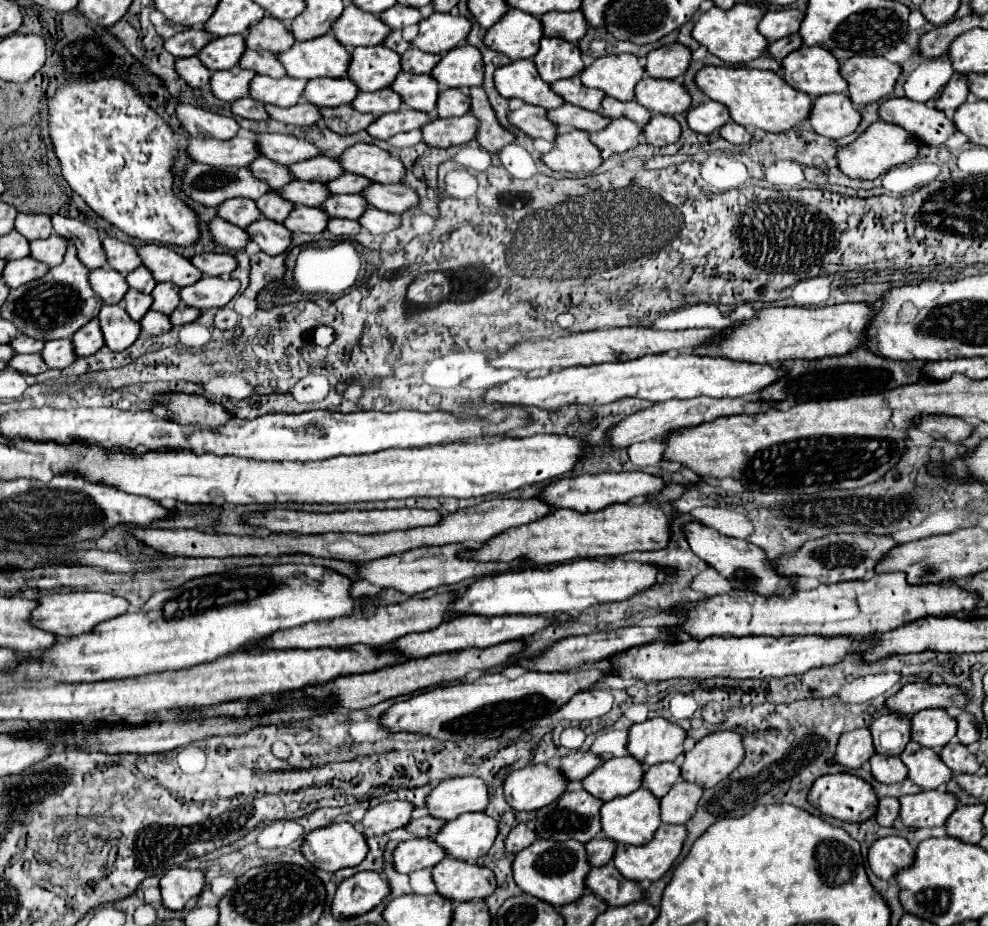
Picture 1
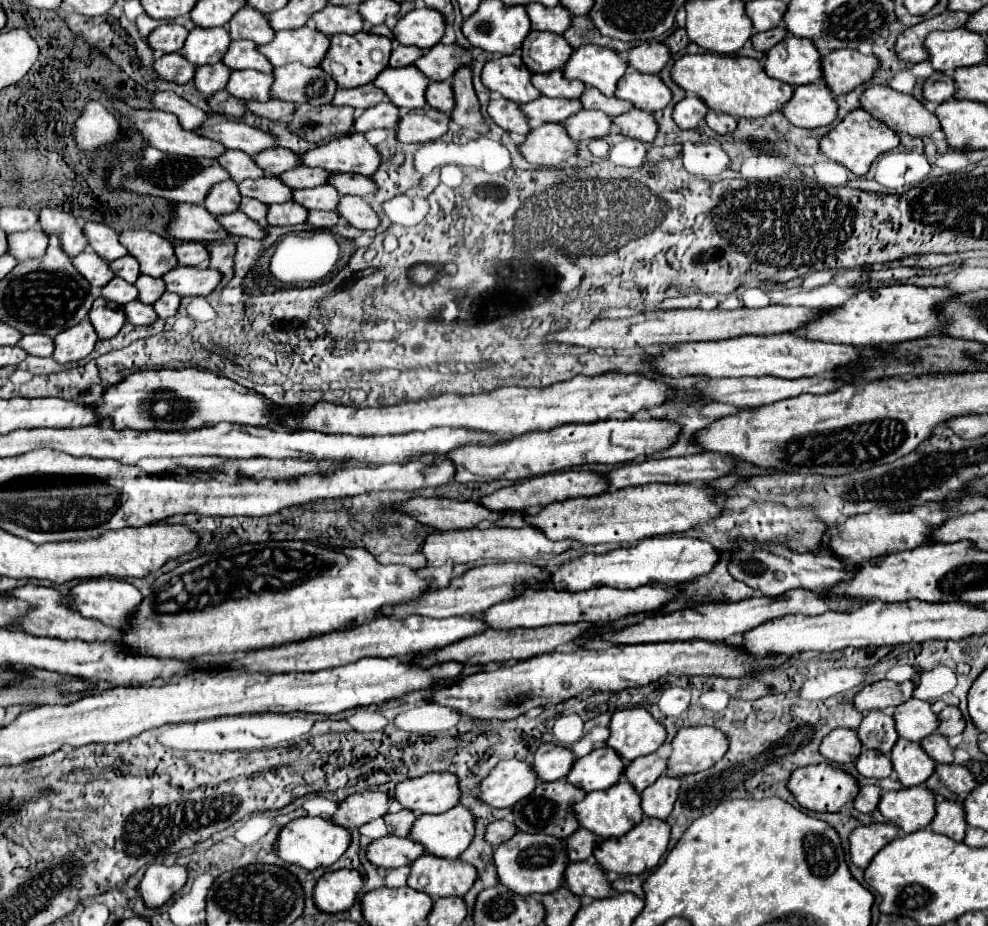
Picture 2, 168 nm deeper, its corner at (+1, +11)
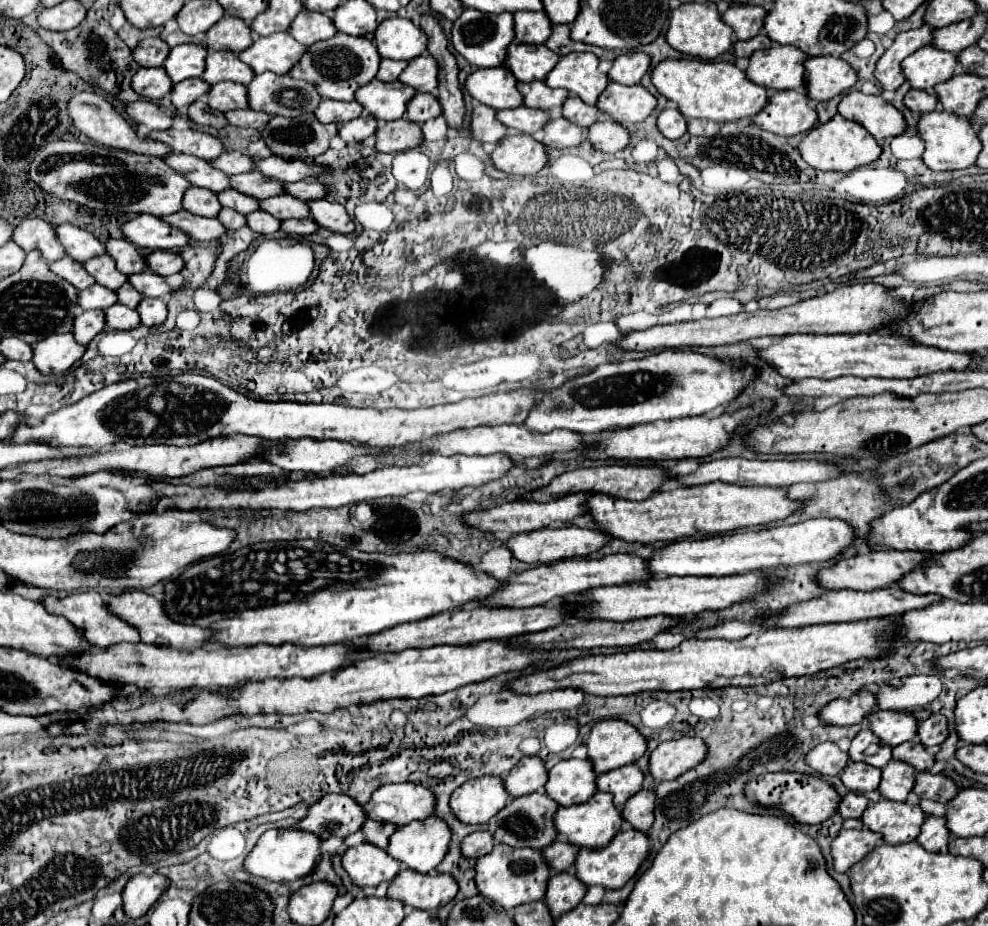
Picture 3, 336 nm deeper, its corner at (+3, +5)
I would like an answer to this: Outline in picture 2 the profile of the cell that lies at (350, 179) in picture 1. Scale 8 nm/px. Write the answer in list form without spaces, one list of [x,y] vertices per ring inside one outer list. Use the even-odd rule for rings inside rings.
[[[297,167],[297,169],[289,169],[281,175],[277,175],[287,187],[291,189],[305,189],[305,187],[317,187],[317,185],[325,185],[327,177],[331,173],[325,173],[323,169],[305,169],[305,167]]]

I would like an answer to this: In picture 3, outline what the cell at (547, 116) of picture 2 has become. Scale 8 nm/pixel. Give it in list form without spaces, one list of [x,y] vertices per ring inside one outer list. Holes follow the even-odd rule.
[[[517,107],[517,109],[505,109],[497,111],[497,119],[513,129],[519,129],[527,135],[537,135],[543,131],[543,123],[551,121],[547,111],[531,109],[531,107]]]

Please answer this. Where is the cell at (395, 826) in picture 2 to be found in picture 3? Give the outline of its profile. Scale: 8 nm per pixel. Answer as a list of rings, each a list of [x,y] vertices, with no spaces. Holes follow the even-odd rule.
[[[367,819],[363,825],[363,833],[367,835],[367,841],[381,849],[387,849],[387,839],[391,837],[391,833],[395,833],[395,829],[397,829],[395,825],[379,823],[375,819]]]

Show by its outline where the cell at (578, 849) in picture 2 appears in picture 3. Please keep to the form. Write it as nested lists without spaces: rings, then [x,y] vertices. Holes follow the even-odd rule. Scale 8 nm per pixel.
[[[555,841],[551,847],[543,849],[543,857],[547,865],[555,871],[571,871],[571,863],[575,863],[575,855],[579,853],[579,847],[567,843],[567,841]]]

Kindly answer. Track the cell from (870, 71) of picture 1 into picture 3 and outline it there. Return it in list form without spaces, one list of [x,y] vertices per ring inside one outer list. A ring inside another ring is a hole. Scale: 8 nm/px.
[[[809,57],[805,61],[807,95],[815,101],[829,101],[857,83],[857,71],[841,57]]]

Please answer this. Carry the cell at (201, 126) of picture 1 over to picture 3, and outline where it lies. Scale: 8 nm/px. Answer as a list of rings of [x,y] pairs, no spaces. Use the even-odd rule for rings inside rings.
[[[139,99],[127,105],[127,113],[139,123],[145,125],[149,131],[167,131],[173,127],[173,115],[165,113],[157,103],[149,99]]]

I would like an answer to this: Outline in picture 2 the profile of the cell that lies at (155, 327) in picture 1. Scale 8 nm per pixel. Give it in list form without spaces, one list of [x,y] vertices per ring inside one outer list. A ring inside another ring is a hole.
[[[137,299],[127,303],[123,309],[125,309],[127,323],[133,323],[133,325],[151,325],[157,319],[157,313],[153,313],[153,307]]]

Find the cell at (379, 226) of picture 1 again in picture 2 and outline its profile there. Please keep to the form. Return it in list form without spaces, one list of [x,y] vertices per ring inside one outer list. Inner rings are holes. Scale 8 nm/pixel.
[[[353,195],[341,197],[337,205],[337,213],[341,219],[345,219],[349,225],[357,229],[375,229],[379,225],[377,213],[361,197],[353,197]]]

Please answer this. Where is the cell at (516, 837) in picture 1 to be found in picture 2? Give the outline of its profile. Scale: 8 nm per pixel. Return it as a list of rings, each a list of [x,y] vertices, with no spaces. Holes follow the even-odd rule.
[[[493,821],[485,829],[485,841],[495,849],[503,841],[509,841],[509,837],[513,837],[515,833],[517,833],[517,829],[513,829],[511,821]]]

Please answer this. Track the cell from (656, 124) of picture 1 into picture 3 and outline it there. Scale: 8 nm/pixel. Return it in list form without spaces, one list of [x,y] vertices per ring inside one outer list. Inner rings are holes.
[[[603,119],[587,129],[587,141],[605,153],[617,153],[631,143],[631,133],[627,127],[613,123],[613,119]]]

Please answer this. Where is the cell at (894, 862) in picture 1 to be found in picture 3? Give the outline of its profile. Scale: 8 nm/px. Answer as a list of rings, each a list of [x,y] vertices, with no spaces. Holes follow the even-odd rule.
[[[843,829],[831,843],[835,871],[847,873],[855,863],[859,863],[859,859],[865,859],[867,853],[871,853],[881,841],[881,833],[869,829]]]

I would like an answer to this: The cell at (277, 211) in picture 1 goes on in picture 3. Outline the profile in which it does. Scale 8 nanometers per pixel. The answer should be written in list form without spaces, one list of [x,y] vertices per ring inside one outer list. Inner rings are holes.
[[[223,207],[219,213],[219,221],[227,227],[227,229],[241,229],[247,225],[247,217],[241,215],[239,211],[231,211],[229,207]]]

